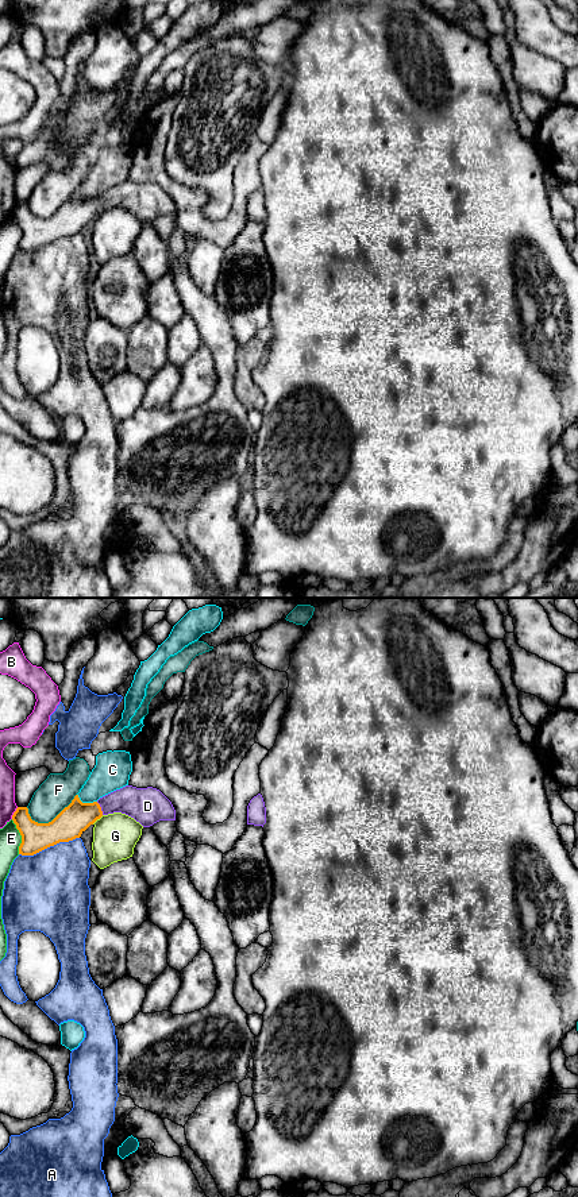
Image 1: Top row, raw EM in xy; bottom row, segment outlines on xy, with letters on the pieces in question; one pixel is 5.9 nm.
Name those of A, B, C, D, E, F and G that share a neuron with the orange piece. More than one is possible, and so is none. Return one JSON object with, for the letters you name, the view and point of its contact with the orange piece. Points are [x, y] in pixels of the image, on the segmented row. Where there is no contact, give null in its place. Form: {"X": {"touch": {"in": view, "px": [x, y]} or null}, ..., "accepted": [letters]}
{"D": {"touch": {"in": "xy", "px": [100, 809]}}, "accepted": ["D"]}

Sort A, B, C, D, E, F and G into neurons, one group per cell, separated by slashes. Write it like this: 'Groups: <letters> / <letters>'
Groups: A / B / C / D / E / F / G

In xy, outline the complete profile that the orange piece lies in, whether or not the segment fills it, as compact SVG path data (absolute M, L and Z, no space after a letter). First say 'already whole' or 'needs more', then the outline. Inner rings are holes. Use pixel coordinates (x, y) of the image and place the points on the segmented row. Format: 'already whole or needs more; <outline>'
needs more; M126 785L93 803L82 803L78 795L51 822L38 823L31 819L27 807L18 807L12 815L22 835L19 854L34 856L59 842L80 838L103 815L122 812L143 827L159 820L176 820L172 802L157 788Z

